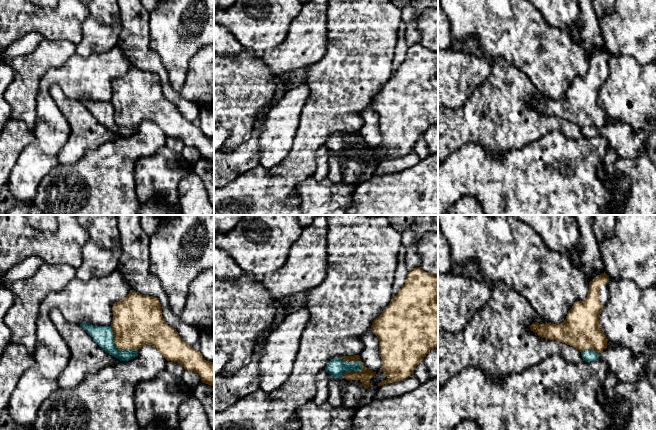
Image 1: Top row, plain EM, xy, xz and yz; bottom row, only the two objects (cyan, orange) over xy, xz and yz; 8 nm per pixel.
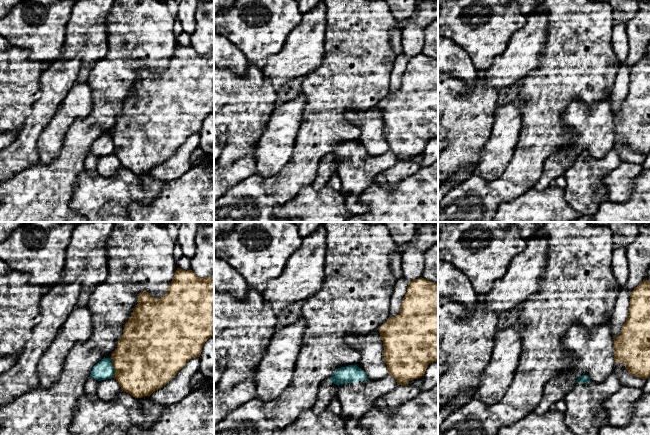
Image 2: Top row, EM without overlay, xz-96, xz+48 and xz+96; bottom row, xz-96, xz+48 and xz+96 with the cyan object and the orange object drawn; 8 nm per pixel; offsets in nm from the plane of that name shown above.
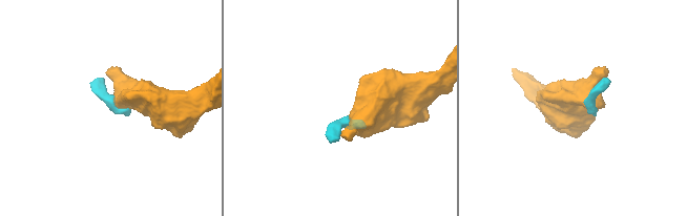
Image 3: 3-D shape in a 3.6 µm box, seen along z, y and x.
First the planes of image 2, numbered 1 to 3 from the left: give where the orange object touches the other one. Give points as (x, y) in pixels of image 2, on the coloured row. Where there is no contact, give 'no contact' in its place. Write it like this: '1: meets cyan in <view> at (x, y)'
1: meets cyan in xz-96 at (113, 367)
2: no contact
3: no contact

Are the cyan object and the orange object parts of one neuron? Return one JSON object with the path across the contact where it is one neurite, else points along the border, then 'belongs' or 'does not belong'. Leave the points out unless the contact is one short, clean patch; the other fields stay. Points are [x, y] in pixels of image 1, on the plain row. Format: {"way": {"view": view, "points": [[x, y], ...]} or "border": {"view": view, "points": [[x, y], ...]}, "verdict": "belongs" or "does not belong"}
{"border": {"view": "xz", "points": [[340, 133], [345, 136], [360, 137], [362, 146]]}, "verdict": "does not belong"}

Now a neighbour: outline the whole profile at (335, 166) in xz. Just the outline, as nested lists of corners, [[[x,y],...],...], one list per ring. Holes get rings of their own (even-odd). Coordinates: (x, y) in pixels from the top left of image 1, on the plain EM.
[[[330,153],[329,157],[329,170],[327,178],[332,182],[341,182],[342,176],[342,163],[341,153]]]

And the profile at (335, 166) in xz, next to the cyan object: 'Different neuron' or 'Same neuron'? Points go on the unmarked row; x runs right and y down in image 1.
Different neuron

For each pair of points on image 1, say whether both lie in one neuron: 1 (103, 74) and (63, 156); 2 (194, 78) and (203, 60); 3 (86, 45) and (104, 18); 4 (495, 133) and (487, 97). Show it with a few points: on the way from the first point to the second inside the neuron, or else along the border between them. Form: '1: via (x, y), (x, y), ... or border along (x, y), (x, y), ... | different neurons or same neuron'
1: border along (60, 87), (68, 97), (79, 101) | different neurons
2: via (198, 74), (203, 69), (203, 64) | same neuron
3: via (93, 38), (99, 32), (99, 25) | same neuron
4: via (495, 124), (495, 106) | same neuron

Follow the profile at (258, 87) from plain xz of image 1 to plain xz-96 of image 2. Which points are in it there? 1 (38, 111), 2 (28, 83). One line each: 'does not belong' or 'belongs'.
1: does not belong
2: belongs

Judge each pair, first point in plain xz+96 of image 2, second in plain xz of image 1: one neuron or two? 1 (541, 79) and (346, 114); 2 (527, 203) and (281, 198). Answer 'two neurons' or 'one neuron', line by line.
1: one neuron
2: two neurons

